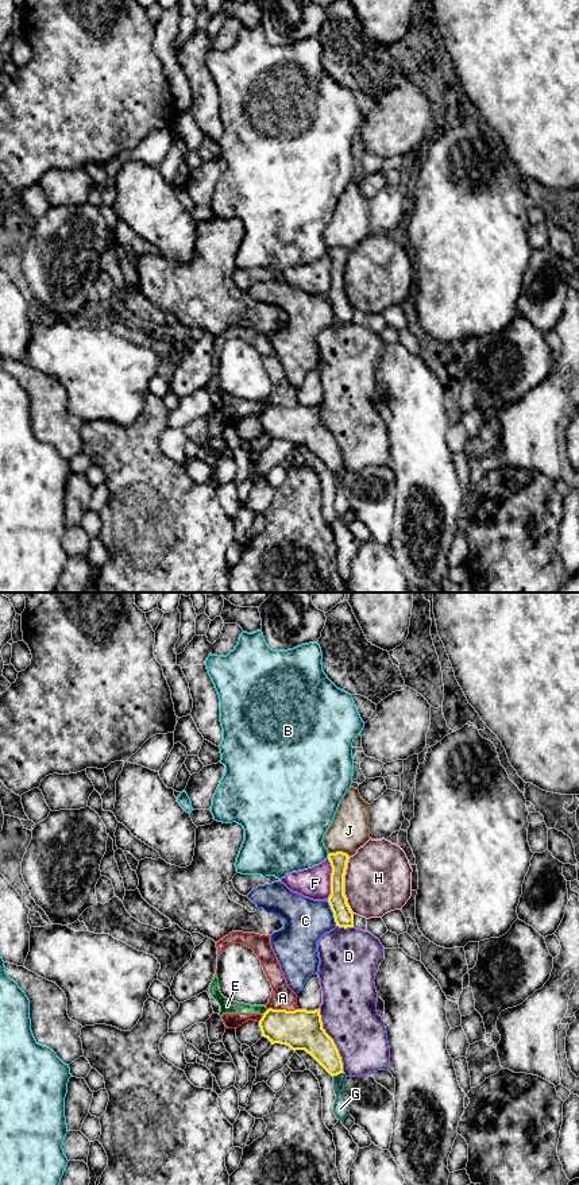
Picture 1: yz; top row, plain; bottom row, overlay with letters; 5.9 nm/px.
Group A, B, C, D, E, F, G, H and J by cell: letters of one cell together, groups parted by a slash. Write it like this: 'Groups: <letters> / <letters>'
Groups: A E / B / C / D / F / G / H / J

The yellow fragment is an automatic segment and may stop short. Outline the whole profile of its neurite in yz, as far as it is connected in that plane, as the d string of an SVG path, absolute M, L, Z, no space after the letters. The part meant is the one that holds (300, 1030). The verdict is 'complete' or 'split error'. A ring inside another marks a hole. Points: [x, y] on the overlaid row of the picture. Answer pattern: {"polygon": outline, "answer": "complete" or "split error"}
{"polygon": "M269 1008L259 1020L262 1037L271 1045L281 1043L292 1050L305 1050L332 1077L343 1072L343 1062L333 1039L323 1028L320 1008L273 1010Z", "answer": "complete"}

